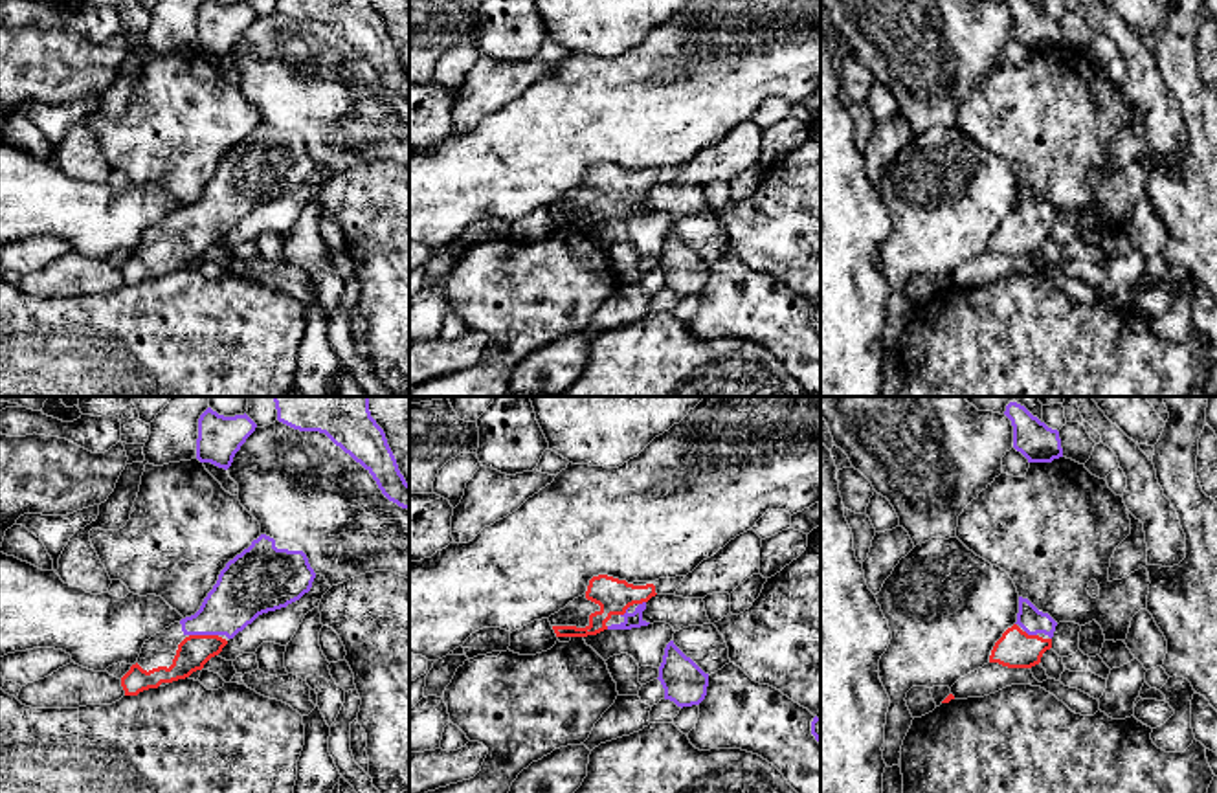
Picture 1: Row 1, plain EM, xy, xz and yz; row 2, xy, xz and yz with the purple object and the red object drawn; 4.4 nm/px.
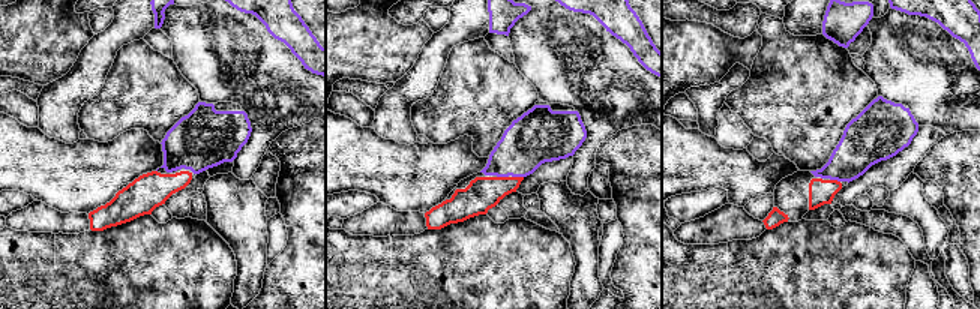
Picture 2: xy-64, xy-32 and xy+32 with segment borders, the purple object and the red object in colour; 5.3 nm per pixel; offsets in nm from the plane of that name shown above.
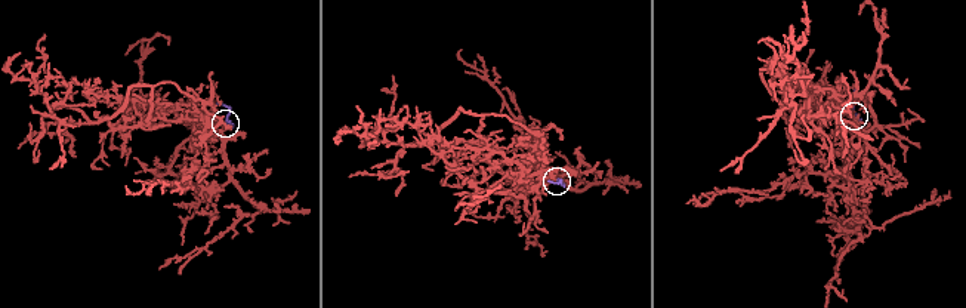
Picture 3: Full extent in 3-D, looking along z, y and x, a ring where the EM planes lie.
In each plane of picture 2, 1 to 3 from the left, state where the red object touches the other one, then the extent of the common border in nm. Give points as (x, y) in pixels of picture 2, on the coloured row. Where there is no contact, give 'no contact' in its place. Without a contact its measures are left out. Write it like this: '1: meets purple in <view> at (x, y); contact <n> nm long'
1: no contact
2: meets purple in xy-32 at (503, 176); contact 60 nm long
3: meets purple in xy+32 at (835, 179); contact 60 nm long

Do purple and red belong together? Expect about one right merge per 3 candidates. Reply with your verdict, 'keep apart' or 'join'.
join

